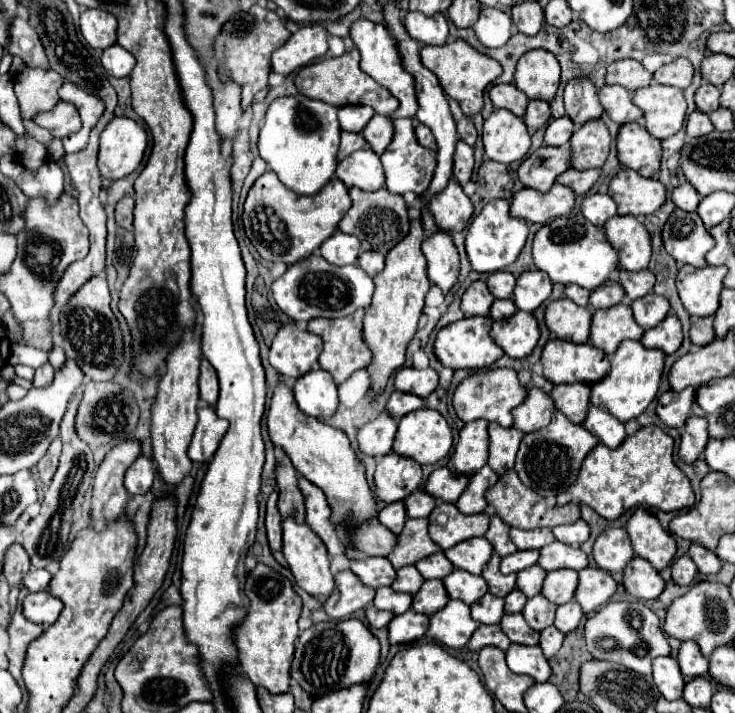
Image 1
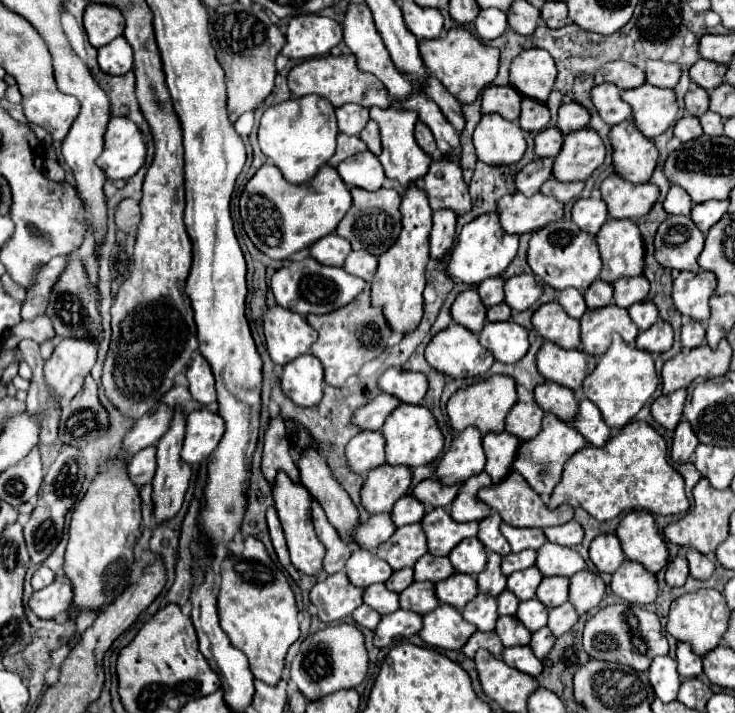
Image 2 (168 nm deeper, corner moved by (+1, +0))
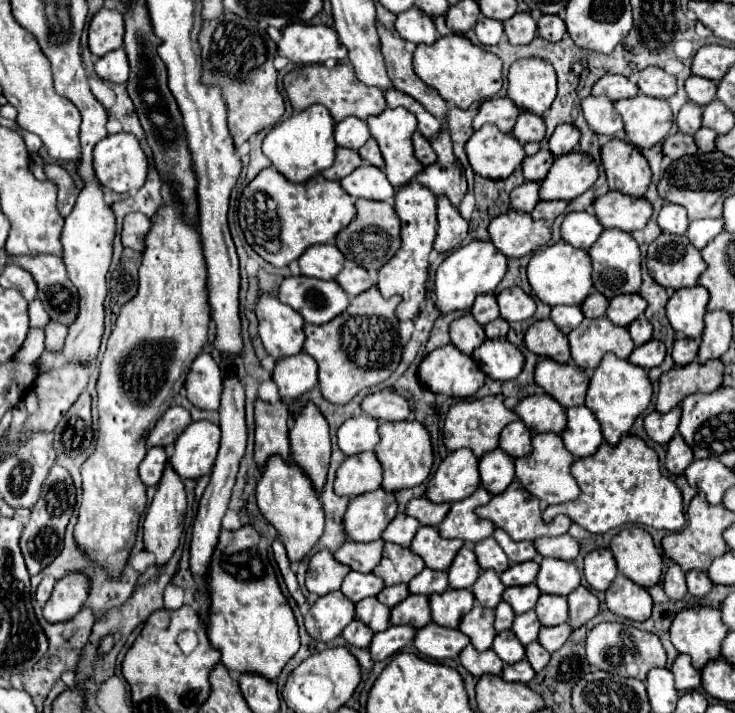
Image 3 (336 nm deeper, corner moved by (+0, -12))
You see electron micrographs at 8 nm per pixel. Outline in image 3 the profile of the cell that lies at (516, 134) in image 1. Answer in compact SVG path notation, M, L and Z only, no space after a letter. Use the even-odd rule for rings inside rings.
M486 124L466 142L466 156L478 176L504 180L522 164L526 154L512 134L504 134L496 126Z

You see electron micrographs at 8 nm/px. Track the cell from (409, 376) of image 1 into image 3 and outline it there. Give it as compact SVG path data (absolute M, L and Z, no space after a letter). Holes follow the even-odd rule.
M384 388L380 392L368 394L362 400L362 410L376 420L408 420L410 416L410 404L406 398L402 398L392 388Z

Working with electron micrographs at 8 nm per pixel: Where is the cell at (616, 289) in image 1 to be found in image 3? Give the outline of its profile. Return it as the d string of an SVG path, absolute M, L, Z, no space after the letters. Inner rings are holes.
M594 290L594 292L584 300L584 304L582 304L580 308L582 308L582 312L584 312L586 318L602 318L602 316L606 316L608 300L606 300L604 296L600 296L600 292Z

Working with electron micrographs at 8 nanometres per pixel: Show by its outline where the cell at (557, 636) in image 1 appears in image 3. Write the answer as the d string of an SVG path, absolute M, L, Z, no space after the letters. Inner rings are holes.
M532 642L532 644L526 646L526 660L532 664L532 668L534 668L536 672L540 672L540 670L548 664L550 652L544 650L544 646L542 646L540 642Z

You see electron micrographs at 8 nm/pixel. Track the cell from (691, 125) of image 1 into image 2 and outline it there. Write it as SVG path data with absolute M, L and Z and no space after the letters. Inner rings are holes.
M683 116L681 120L677 120L677 124L673 128L673 134L681 142L687 142L687 140L693 140L695 136L701 136L703 130L699 128L699 120L695 116Z

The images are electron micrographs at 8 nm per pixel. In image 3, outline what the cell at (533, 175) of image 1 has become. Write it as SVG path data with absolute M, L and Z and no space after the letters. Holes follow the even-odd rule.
M524 182L522 186L514 188L512 194L510 194L510 204L514 210L520 210L520 212L532 212L534 206L538 204L538 190L540 190L540 184L538 182Z

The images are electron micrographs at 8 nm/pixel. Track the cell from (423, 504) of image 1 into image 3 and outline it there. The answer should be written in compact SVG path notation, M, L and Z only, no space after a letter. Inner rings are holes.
M396 514L396 518L384 530L382 538L386 542L394 542L394 544L400 544L400 546L410 546L418 528L420 528L420 522L416 518L408 516L408 514Z

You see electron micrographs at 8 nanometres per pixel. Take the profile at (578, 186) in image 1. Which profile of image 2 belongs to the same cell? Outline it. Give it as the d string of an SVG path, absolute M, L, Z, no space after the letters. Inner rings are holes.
M547 180L541 186L541 192L545 196L553 196L555 200L559 200L561 204L575 200L579 196L579 192L583 190L585 182L557 182L557 180Z

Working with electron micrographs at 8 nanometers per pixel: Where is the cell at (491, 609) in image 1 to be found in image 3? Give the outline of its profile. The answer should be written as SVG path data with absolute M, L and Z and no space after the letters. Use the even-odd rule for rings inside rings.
M478 604L462 618L460 630L470 638L470 642L476 646L476 650L488 650L492 646L492 640L496 636L494 630L494 610L480 608Z

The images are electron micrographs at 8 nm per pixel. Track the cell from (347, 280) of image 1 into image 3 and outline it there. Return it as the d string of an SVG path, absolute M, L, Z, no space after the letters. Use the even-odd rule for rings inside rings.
M310 276L284 278L278 298L300 312L306 324L326 324L350 304L350 296L336 280L318 280Z

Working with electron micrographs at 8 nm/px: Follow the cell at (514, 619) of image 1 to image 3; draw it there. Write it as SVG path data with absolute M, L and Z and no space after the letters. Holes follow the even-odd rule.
M504 630L504 632L496 634L494 644L492 644L492 650L502 658L504 664L520 662L526 656L524 646L520 644L520 640L516 640L516 634L512 630Z

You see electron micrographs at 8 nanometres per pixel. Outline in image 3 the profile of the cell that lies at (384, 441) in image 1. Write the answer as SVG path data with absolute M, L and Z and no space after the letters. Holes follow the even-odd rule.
M360 452L348 456L338 472L334 482L334 492L338 496L360 496L364 492L376 490L382 486L382 466L374 452Z

